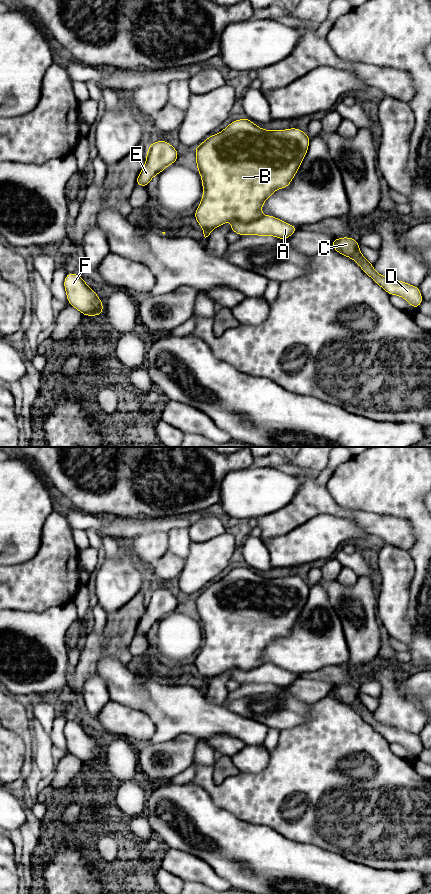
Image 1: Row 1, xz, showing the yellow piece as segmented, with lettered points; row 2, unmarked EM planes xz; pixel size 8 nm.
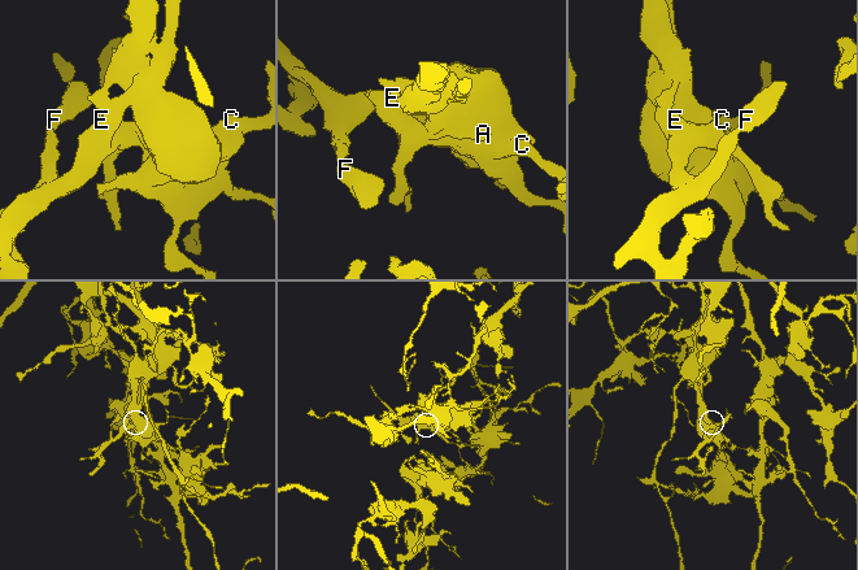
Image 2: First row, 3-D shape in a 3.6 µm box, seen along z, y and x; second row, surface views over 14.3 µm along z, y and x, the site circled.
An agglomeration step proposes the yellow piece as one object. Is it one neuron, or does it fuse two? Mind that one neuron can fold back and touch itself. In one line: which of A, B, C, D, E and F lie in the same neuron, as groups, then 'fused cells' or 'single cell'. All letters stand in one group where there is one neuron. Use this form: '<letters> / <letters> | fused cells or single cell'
A E F / B C D | fused cells

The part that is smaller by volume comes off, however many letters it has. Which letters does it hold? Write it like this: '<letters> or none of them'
B, C, D

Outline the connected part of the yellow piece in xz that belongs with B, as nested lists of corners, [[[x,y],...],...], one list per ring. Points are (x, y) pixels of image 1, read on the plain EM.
[[[248,566],[231,570],[225,577],[209,584],[194,596],[197,618],[203,634],[203,645],[194,661],[194,666],[203,677],[214,677],[230,668],[251,671],[263,665],[261,657],[267,646],[278,637],[290,633],[305,606],[310,586],[299,576],[264,578]]]

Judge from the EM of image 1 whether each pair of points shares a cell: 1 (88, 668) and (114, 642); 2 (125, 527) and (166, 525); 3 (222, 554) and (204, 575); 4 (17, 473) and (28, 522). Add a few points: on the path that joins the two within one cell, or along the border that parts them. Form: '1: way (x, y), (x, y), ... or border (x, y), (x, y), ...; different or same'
1: way (91, 660), (106, 645); same
2: way (135, 527), (156, 525); same
3: way (217, 559), (206, 570); same
4: way (17, 485), (17, 510); same

